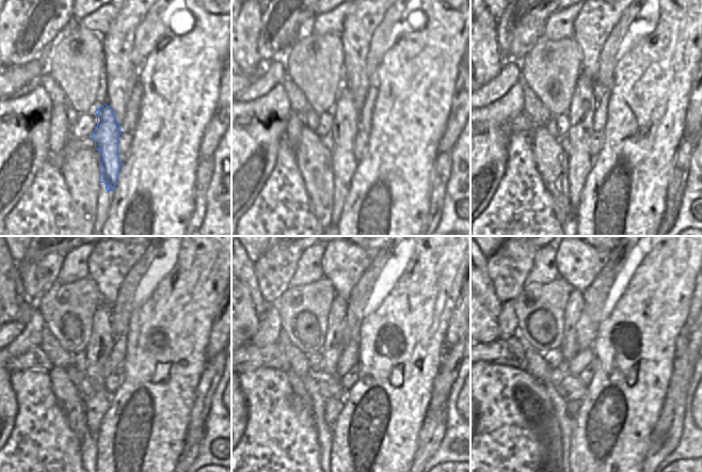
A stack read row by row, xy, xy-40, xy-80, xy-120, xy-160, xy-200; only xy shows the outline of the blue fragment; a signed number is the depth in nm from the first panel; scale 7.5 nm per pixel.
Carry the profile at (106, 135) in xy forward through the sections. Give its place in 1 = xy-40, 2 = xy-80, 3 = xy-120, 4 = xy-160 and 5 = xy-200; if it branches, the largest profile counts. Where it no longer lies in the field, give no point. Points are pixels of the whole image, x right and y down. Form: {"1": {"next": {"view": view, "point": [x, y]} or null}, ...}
{"1": {"next": {"view": "xy-40", "point": [345, 126]}}, "2": {"next": {"view": "xy-80", "point": [580, 112]}}, "3": {"next": {"view": "xy-120", "point": [100, 344]}}, "4": {"next": {"view": "xy-160", "point": [334, 346]}}, "5": {"next": {"view": "xy-200", "point": [574, 305]}}}

